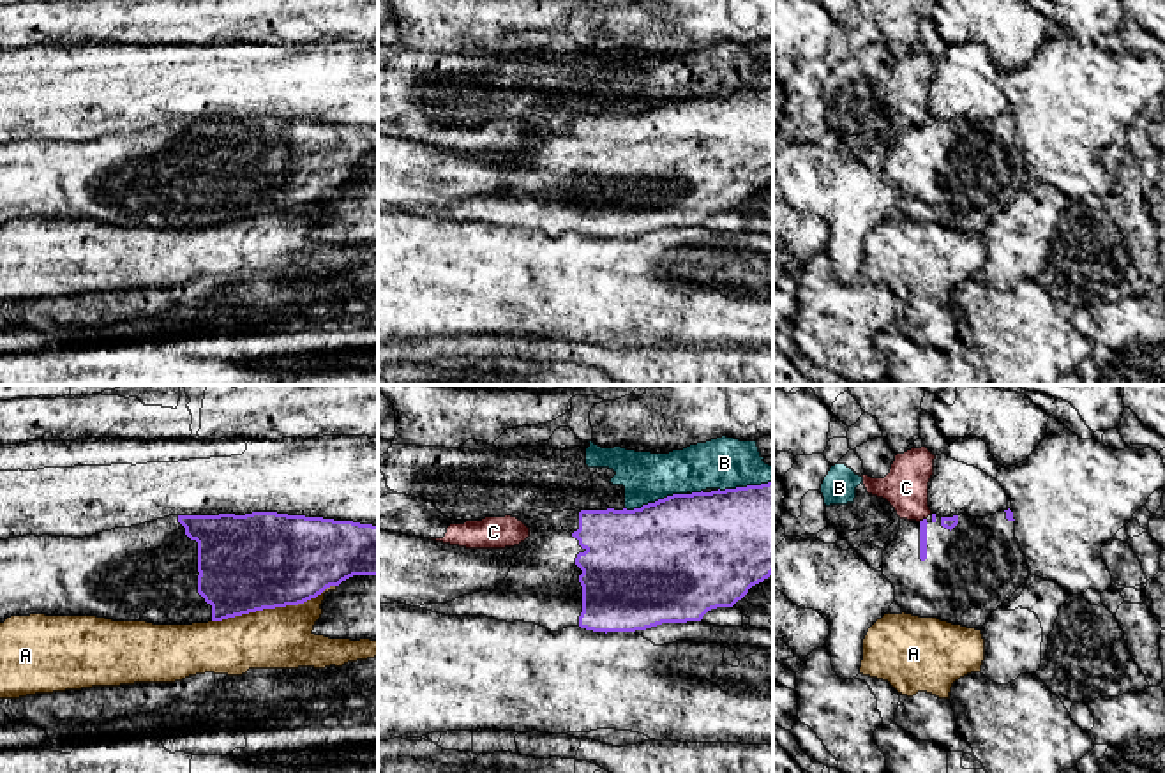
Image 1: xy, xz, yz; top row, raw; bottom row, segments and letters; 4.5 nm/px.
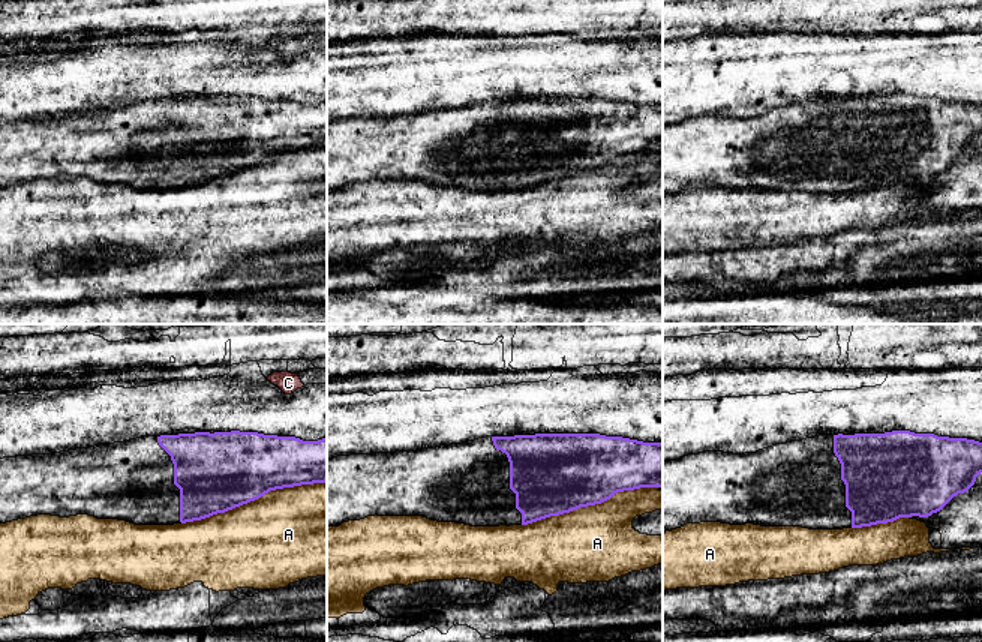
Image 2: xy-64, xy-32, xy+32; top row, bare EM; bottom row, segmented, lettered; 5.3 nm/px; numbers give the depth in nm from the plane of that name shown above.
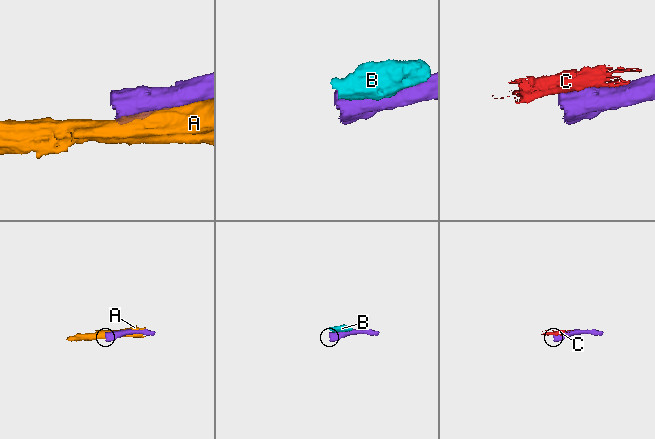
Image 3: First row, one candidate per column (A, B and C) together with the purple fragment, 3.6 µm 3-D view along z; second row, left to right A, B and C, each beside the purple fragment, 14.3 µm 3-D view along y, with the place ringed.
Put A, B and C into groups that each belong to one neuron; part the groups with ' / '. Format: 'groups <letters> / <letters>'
groups A / B C

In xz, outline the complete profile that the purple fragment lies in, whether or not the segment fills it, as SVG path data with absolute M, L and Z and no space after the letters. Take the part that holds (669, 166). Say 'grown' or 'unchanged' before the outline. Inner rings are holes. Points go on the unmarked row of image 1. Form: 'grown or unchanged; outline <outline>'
grown; outline M773 85L761 90L747 90L725 95L673 99L655 108L643 109L634 115L563 115L533 124L522 125L530 132L530 141L514 152L489 154L510 166L508 180L498 189L496 196L480 196L473 199L459 201L447 208L424 208L420 214L427 214L445 221L487 221L498 226L524 226L540 229L551 236L563 235L567 231L581 231L593 236L635 236L646 235L662 228L687 228L701 226L703 221L717 212L733 212L741 205L748 194L773 178Z

